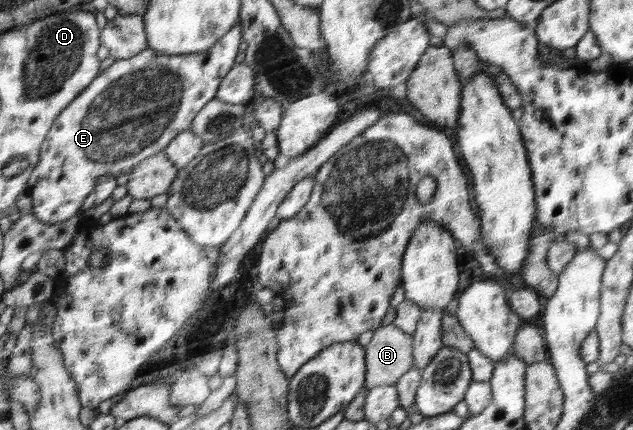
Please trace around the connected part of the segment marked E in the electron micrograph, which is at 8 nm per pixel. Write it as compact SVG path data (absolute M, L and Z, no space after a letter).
M241 23L235 24L211 48L199 54L154 55L148 69L138 69L138 59L118 60L92 82L76 102L60 114L41 151L41 163L31 176L27 193L33 200L33 213L48 225L58 225L82 212L90 194L104 177L118 178L132 174L146 159L165 152L171 143L190 129L192 119L212 99L216 98L228 71L234 68L234 59L242 43Z

